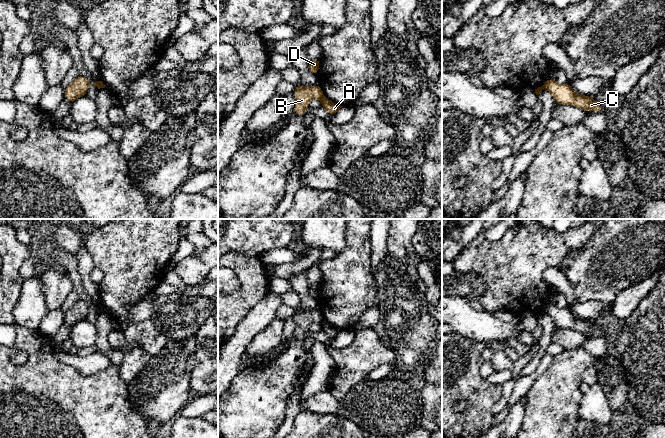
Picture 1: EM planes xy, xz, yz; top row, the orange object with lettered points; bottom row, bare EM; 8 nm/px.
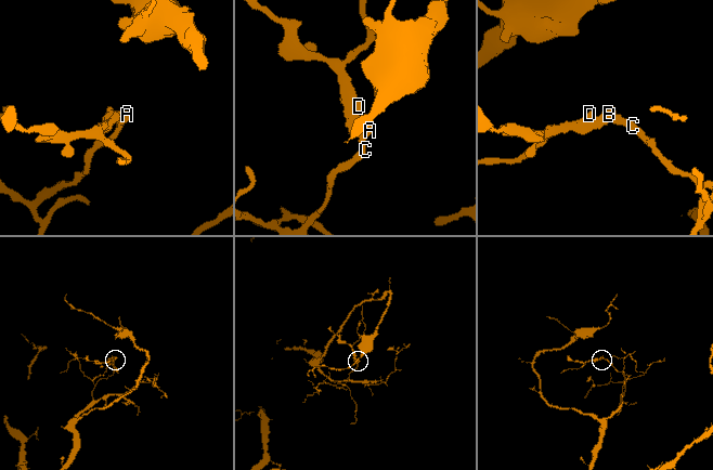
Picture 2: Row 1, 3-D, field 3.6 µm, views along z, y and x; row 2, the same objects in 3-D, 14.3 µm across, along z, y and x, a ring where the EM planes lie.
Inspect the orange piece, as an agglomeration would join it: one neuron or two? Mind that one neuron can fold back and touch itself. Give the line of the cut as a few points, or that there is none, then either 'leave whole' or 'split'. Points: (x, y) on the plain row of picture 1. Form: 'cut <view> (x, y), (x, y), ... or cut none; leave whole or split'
cut xz (324, 321), (321, 324); split

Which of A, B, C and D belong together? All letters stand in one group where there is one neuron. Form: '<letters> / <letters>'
A C / B D

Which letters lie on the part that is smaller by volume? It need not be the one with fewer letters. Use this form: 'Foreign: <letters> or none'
Foreign: B, D

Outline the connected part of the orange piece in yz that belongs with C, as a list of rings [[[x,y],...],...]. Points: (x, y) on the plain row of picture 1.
[[[547,303],[544,311],[553,319],[556,328],[573,329],[583,335],[603,336],[597,325],[590,320],[575,318],[568,307],[558,308],[555,303]]]

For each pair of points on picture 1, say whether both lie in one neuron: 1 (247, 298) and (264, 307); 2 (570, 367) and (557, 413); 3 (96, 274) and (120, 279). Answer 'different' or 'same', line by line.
1: different
2: same
3: different

